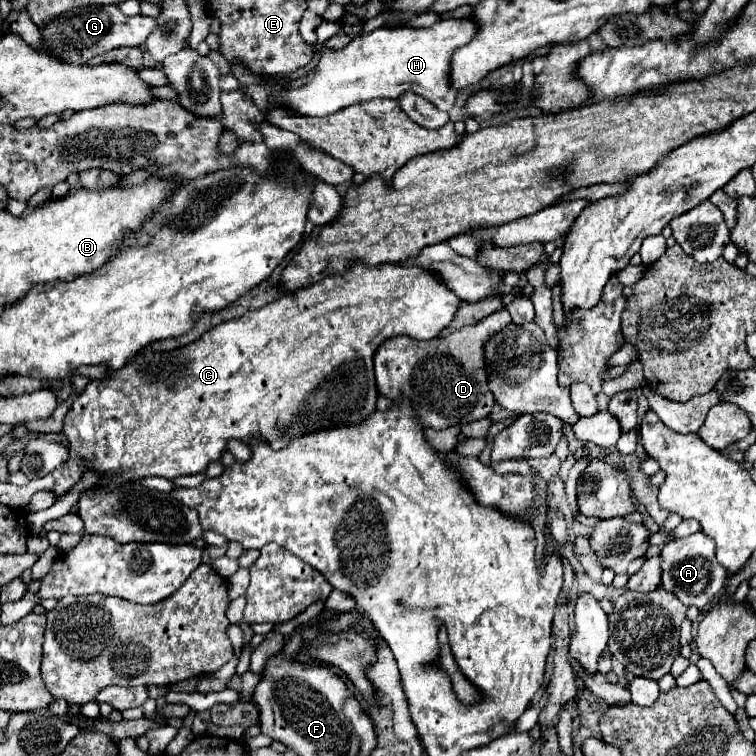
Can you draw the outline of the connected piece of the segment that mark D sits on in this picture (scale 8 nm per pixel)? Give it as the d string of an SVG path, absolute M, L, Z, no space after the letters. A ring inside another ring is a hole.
M504 309L492 313L478 325L464 327L446 337L416 341L412 337L392 337L374 353L374 371L380 395L390 401L408 401L424 427L446 429L488 417L494 397L488 391L484 373L484 341L510 323Z

